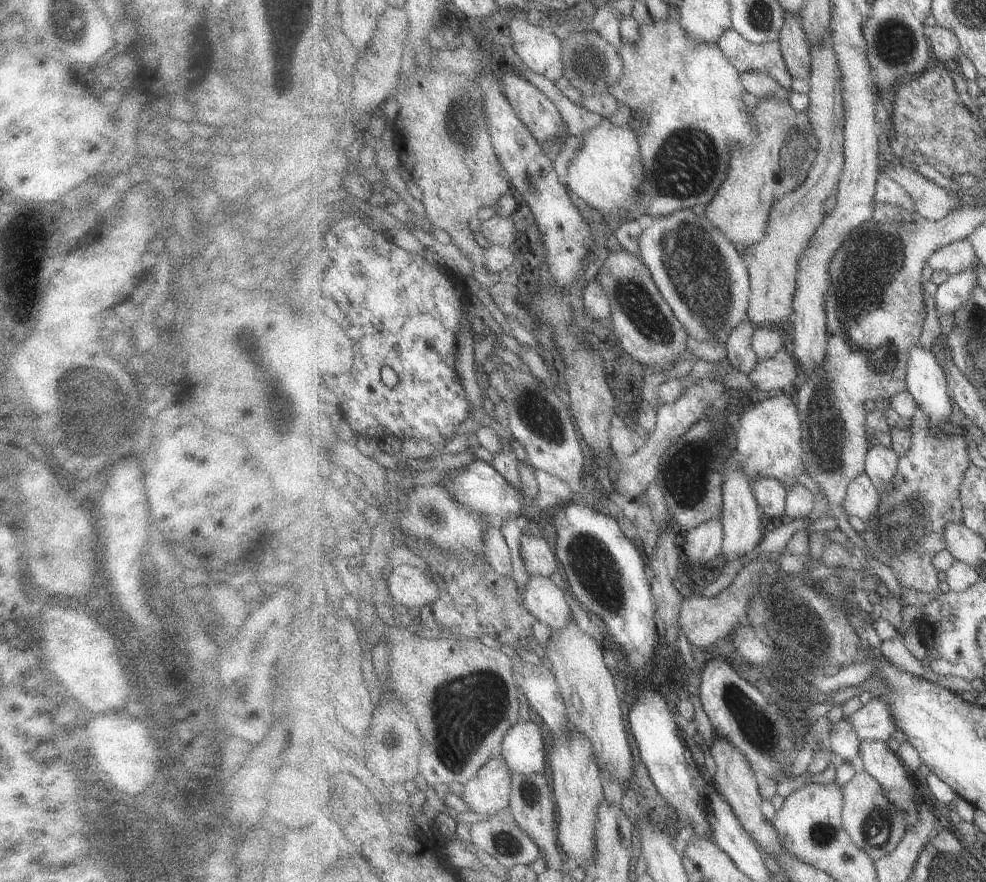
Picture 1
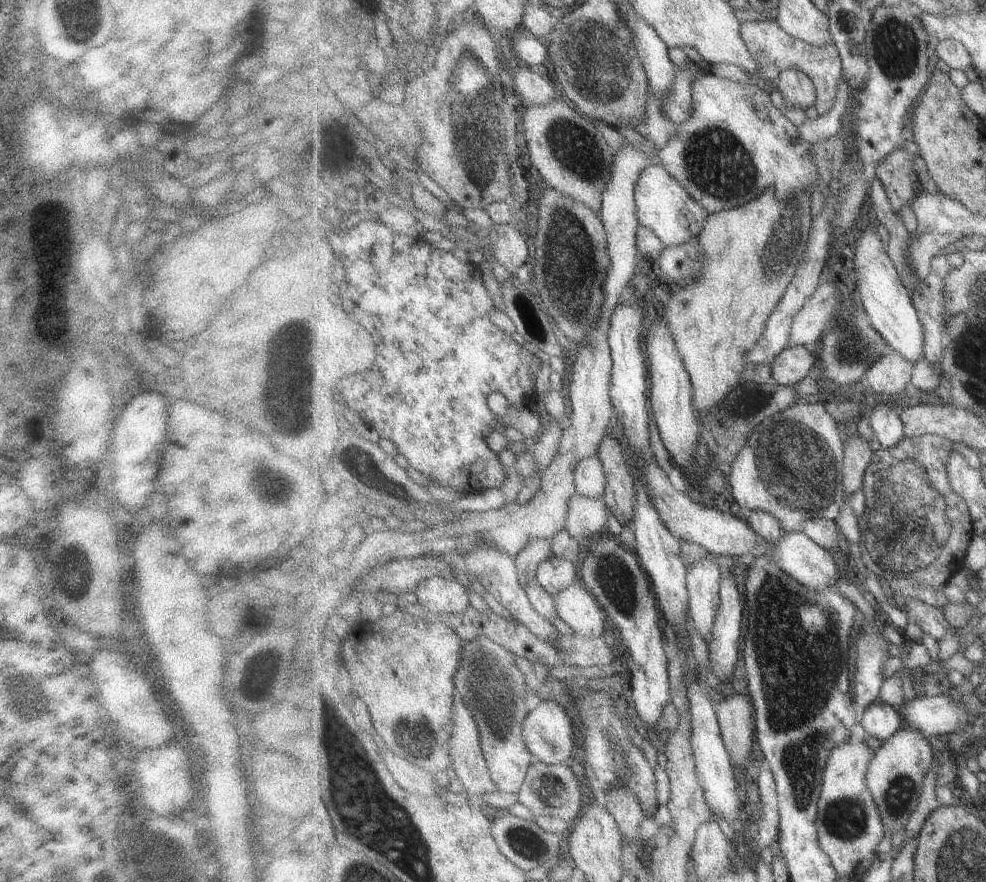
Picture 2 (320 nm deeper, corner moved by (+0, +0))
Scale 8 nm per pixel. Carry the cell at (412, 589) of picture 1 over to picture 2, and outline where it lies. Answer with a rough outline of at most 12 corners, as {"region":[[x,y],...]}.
{"region":[[447,576],[419,583],[417,600],[428,614],[469,608],[467,584]]}

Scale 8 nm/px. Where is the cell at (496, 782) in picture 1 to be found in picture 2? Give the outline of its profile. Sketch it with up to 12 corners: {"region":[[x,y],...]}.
{"region":[[463,641],[454,678],[499,791],[541,762],[522,735],[530,713],[516,654]]}

